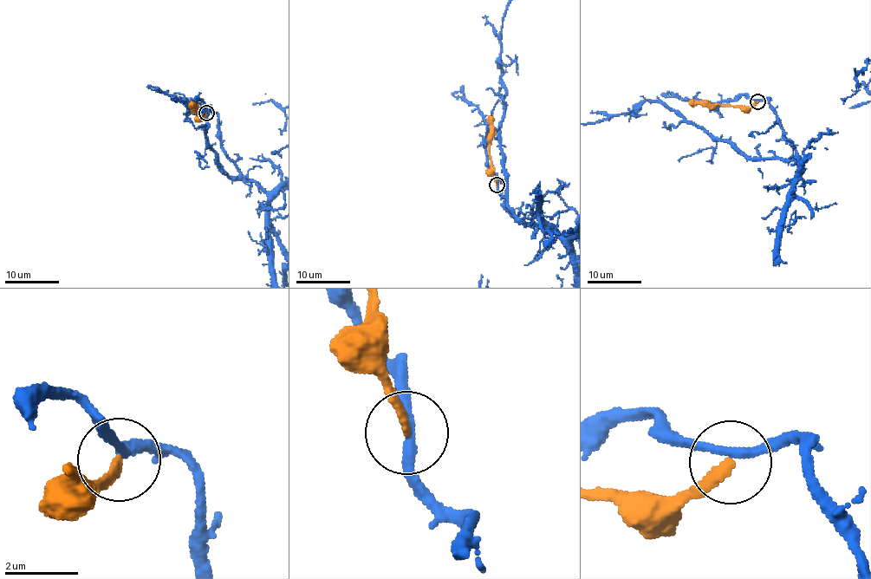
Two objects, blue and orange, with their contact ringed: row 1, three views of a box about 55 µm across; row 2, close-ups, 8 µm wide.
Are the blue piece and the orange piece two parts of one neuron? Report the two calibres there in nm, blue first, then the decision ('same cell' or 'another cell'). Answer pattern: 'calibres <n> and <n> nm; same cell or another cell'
calibres 240 and 240 nm; another cell

